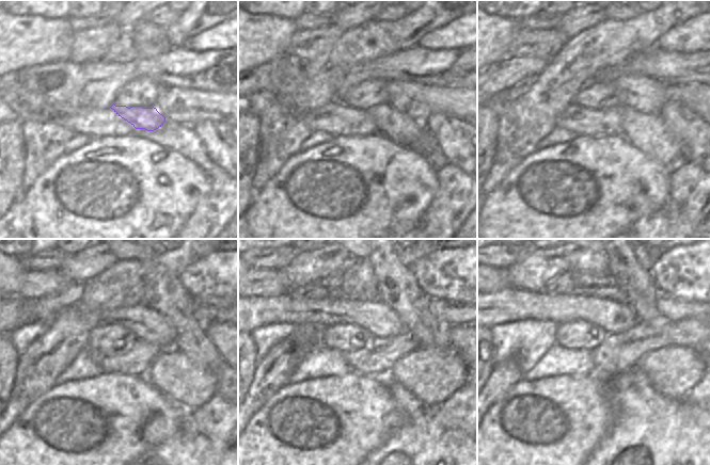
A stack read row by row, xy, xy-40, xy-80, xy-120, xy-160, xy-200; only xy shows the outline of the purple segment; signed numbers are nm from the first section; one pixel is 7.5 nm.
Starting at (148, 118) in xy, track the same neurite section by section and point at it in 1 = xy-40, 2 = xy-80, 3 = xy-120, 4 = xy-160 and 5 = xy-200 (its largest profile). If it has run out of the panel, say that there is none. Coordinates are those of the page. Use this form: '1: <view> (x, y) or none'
1: xy-40 (405, 131)
2: xy-80 (648, 132)
3: xy-120 (187, 383)
4: xy-160 (431, 374)
5: xy-200 (674, 371)

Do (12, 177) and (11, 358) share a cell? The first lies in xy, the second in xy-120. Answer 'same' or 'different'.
same

